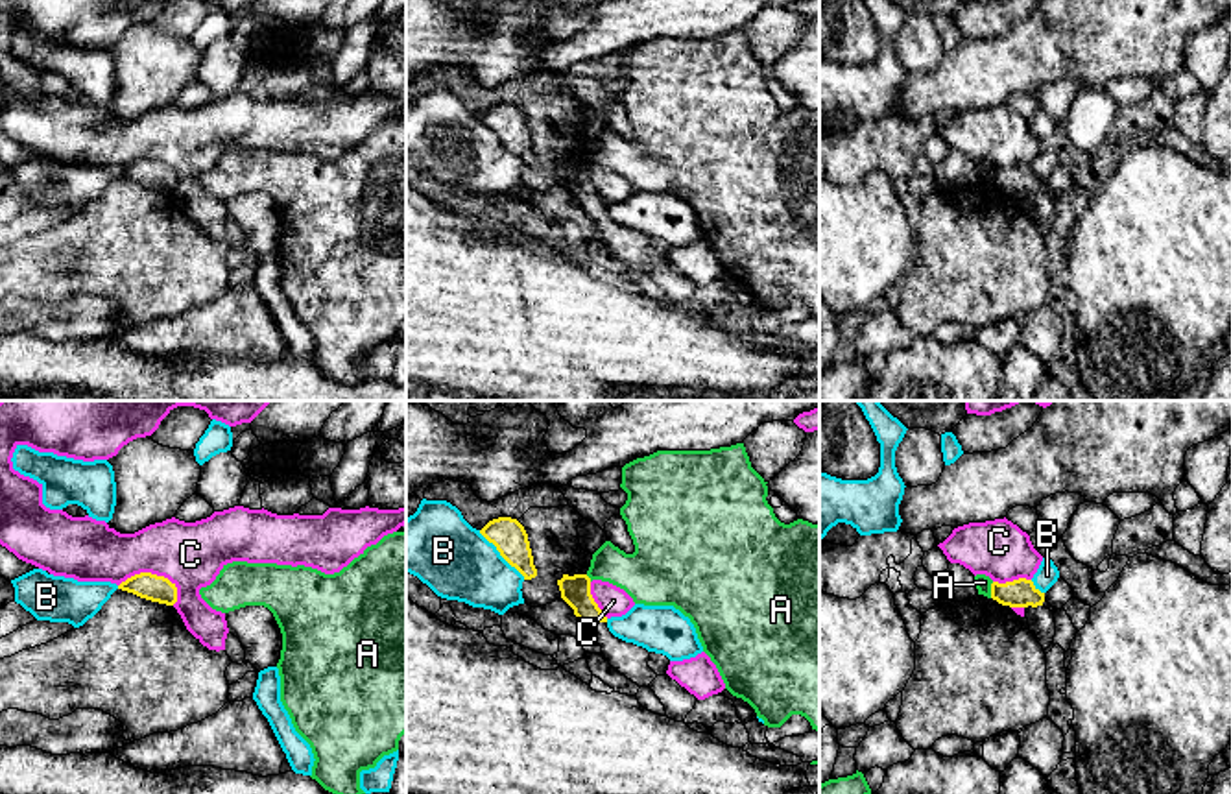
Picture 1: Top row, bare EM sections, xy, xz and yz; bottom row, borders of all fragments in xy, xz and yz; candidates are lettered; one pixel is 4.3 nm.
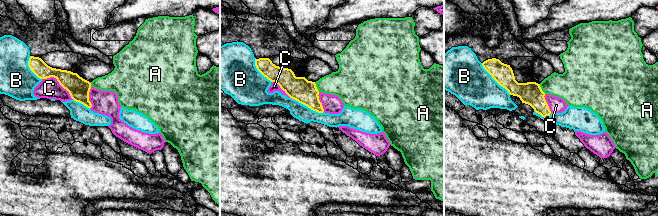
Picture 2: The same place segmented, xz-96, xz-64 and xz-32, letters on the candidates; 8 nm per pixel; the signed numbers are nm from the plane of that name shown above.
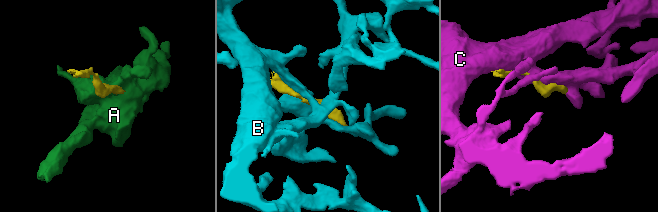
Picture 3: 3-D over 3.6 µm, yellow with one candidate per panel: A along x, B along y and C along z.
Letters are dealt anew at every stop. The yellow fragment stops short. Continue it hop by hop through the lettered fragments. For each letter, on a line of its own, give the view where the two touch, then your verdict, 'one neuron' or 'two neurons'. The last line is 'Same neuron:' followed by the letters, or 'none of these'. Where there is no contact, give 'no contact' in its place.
A: meets yellow in yz; two neurons
B: meets yellow in xz; two neurons
C: meets yellow in xy; two neurons
Same neuron: none of these

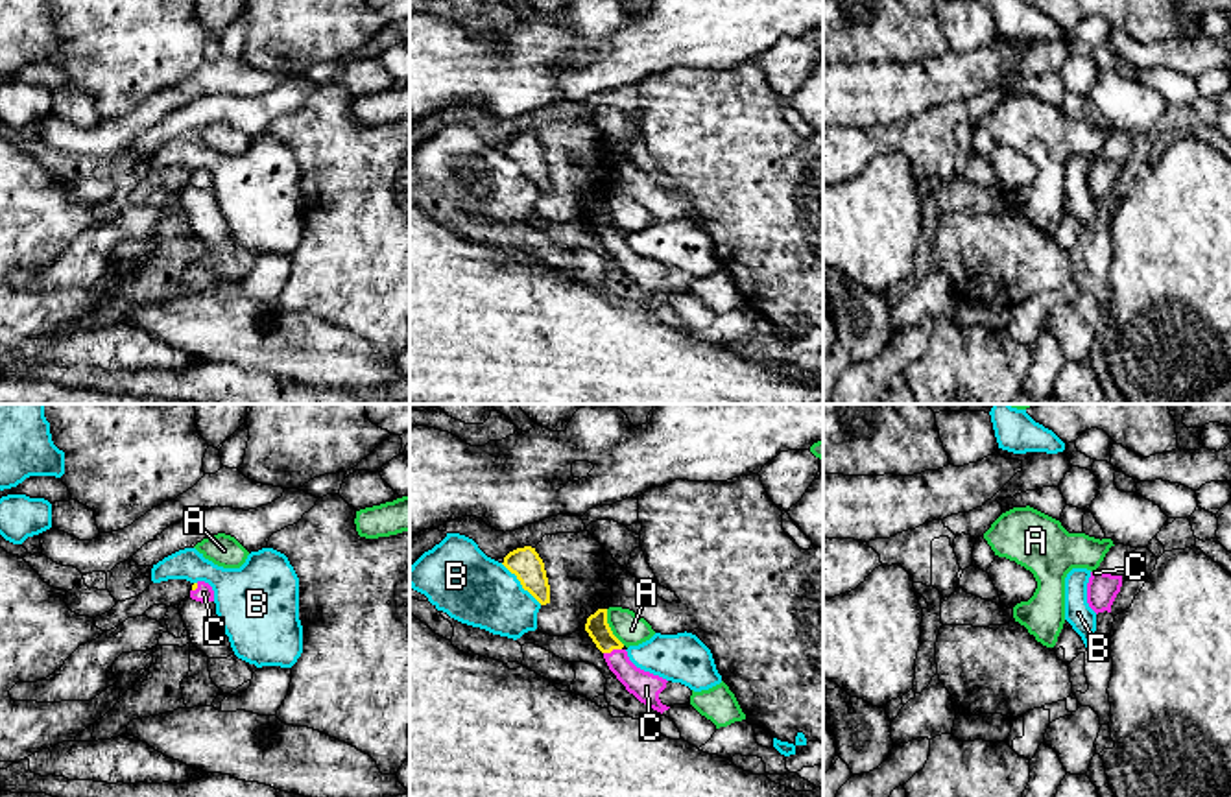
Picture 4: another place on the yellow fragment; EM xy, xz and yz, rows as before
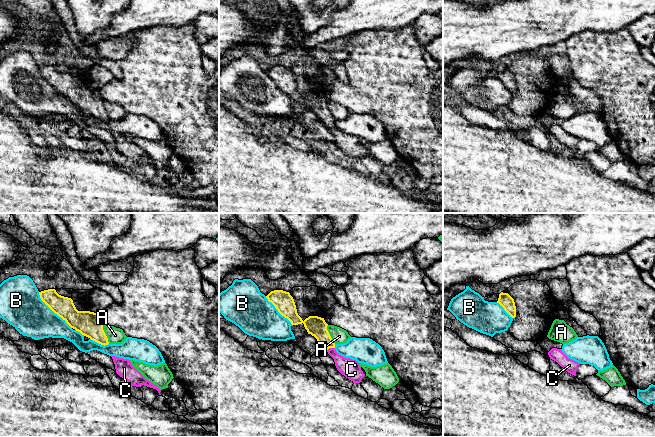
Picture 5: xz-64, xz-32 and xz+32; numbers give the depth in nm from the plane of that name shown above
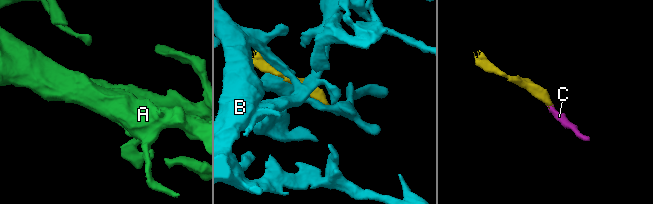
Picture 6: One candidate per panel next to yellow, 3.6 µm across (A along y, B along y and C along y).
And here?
A: meets yellow in xz; two neurons
B: meets yellow in xz; two neurons
C: meets yellow in xz; one neuron
Same neuron: C

